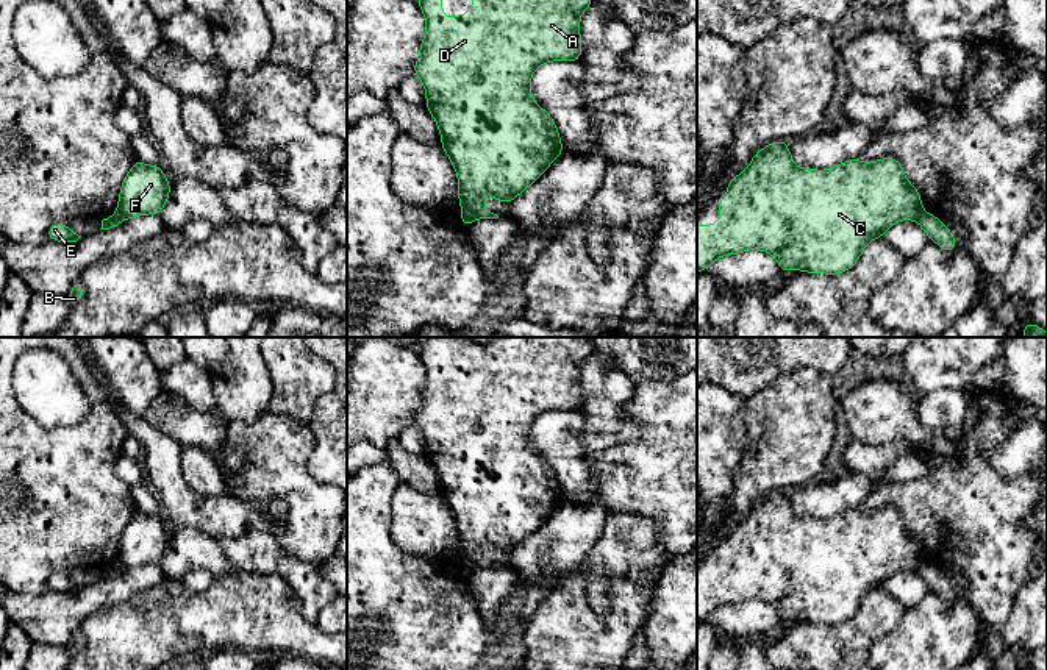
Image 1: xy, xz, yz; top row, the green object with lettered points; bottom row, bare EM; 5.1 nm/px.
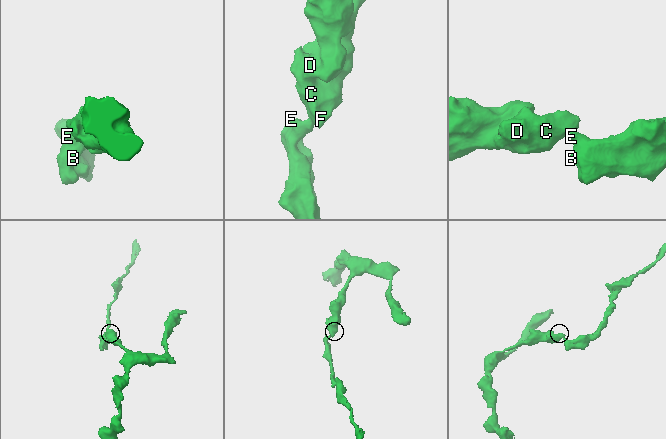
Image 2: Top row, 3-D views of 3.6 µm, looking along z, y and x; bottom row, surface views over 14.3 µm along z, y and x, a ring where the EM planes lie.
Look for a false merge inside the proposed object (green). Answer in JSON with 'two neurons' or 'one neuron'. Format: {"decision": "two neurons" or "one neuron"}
{"decision": "two neurons"}

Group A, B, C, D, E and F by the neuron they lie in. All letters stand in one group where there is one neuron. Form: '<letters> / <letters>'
A C D F / B E

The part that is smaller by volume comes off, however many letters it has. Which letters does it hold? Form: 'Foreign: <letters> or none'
Foreign: B, E

